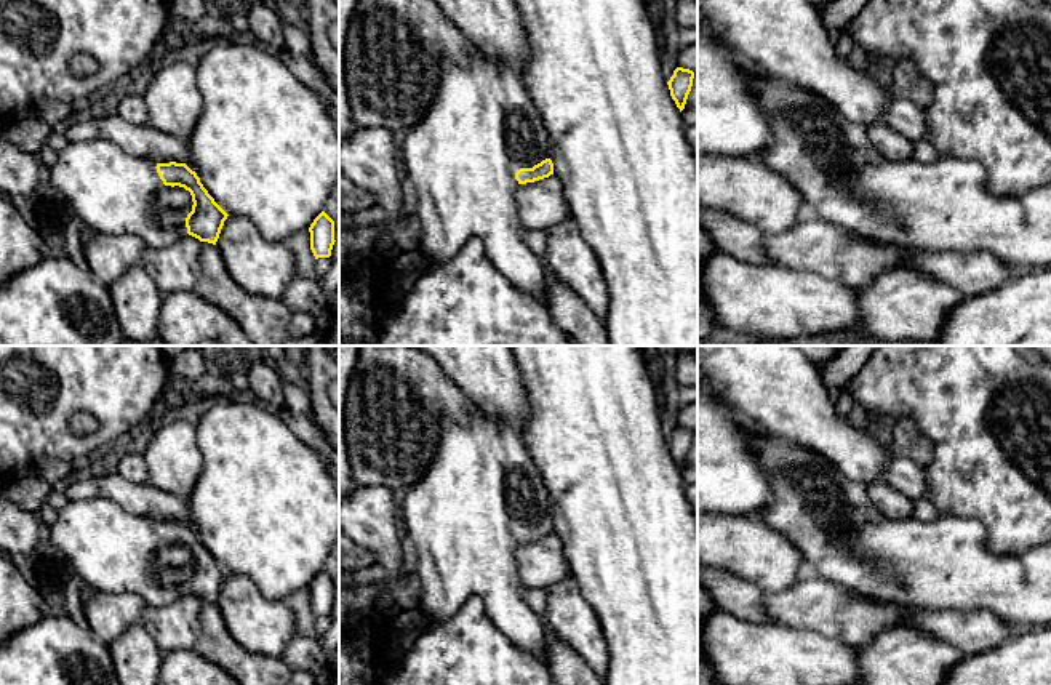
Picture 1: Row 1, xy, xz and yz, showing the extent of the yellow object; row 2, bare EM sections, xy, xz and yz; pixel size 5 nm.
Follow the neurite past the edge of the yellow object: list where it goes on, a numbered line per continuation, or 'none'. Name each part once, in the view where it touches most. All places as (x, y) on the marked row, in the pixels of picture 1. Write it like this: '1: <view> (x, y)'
1: xz (482, 127)

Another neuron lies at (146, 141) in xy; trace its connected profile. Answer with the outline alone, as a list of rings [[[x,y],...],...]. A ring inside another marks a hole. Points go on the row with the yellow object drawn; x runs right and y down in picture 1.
[[[104,112],[88,122],[70,125],[64,136],[69,142],[104,139],[117,144],[125,152],[157,163],[186,163],[192,171],[195,165],[190,158],[187,142],[170,136],[152,125],[134,125],[117,114]]]

